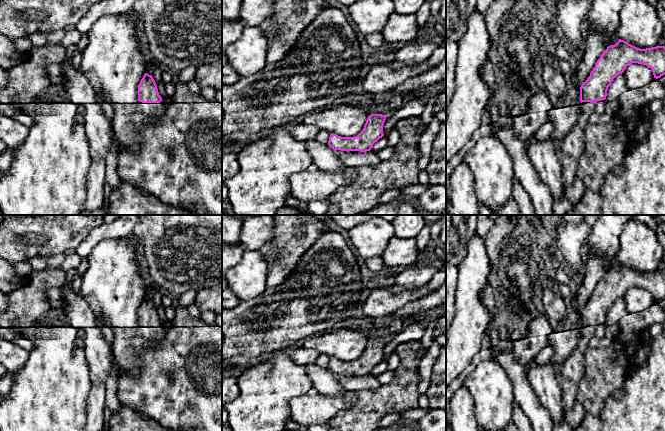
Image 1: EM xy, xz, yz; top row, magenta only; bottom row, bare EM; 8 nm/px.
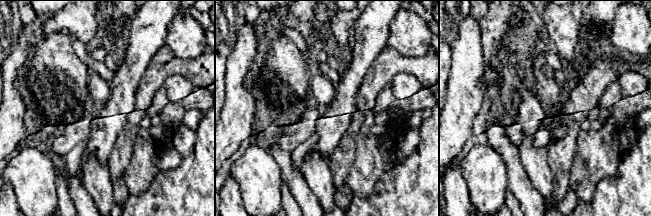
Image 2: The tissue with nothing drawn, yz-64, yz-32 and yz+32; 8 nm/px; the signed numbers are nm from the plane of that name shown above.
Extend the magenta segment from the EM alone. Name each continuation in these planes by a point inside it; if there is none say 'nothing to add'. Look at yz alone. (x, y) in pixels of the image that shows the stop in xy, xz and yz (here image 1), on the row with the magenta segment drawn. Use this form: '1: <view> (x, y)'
1: yz (569, 149)

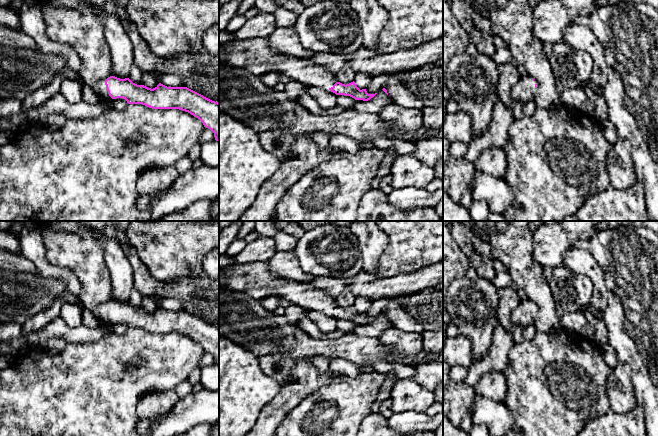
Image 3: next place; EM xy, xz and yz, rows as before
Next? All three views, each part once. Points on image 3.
1: xy (101, 87)

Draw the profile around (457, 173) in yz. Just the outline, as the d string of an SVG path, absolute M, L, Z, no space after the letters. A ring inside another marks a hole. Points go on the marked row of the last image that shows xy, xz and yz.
M450 156L443 167L443 191L459 204L475 172L473 162Z

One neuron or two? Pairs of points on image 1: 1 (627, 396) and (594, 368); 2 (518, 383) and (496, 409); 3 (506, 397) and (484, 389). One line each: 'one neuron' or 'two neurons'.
1: two neurons
2: two neurons
3: one neuron

